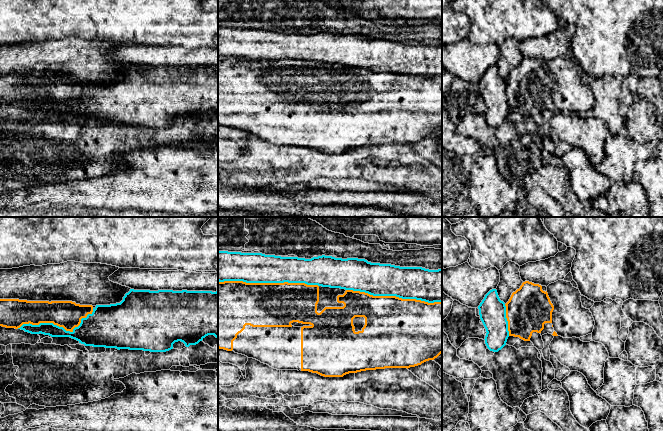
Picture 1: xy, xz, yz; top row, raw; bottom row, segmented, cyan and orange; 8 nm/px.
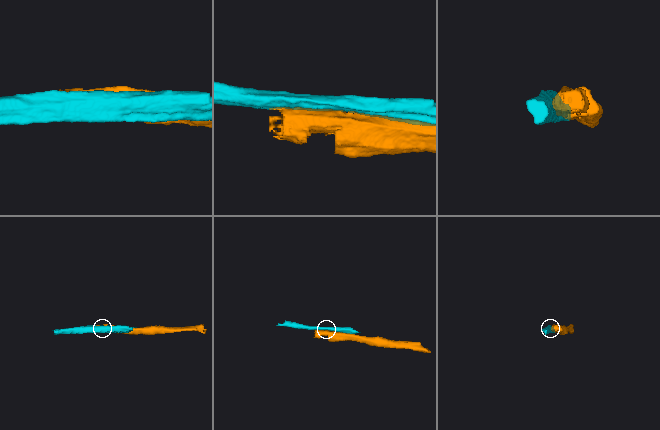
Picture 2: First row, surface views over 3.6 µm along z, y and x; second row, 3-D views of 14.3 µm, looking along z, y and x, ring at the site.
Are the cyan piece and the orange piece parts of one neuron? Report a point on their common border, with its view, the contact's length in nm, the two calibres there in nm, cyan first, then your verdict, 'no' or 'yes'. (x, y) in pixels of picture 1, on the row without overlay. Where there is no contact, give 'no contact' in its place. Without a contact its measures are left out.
xz (268, 58) | 800 nm | 240/360 nm | no

